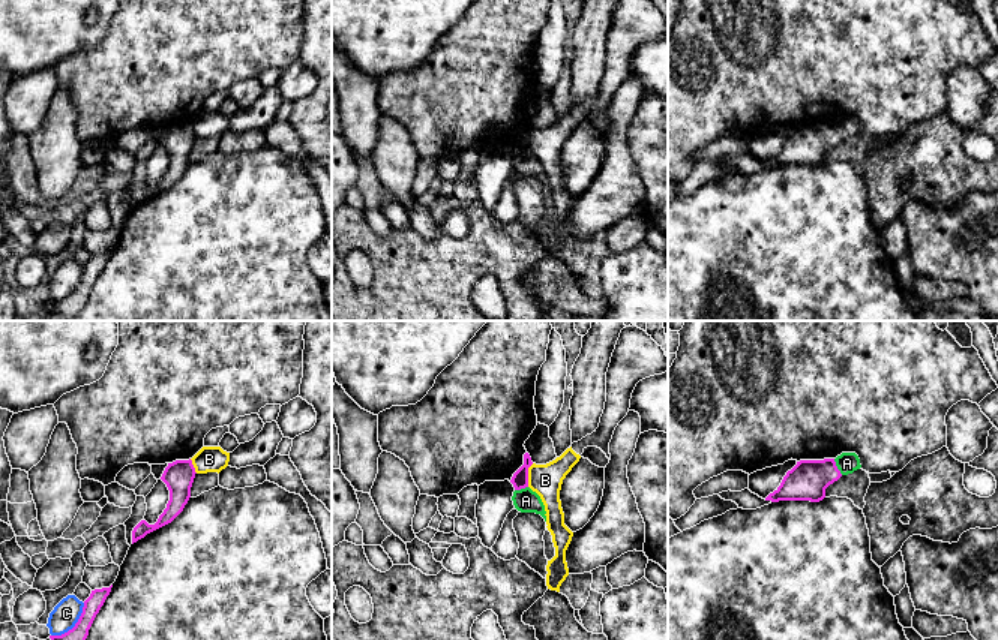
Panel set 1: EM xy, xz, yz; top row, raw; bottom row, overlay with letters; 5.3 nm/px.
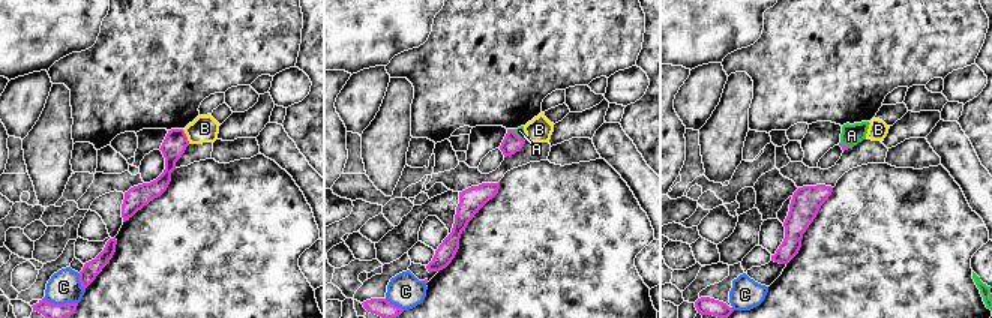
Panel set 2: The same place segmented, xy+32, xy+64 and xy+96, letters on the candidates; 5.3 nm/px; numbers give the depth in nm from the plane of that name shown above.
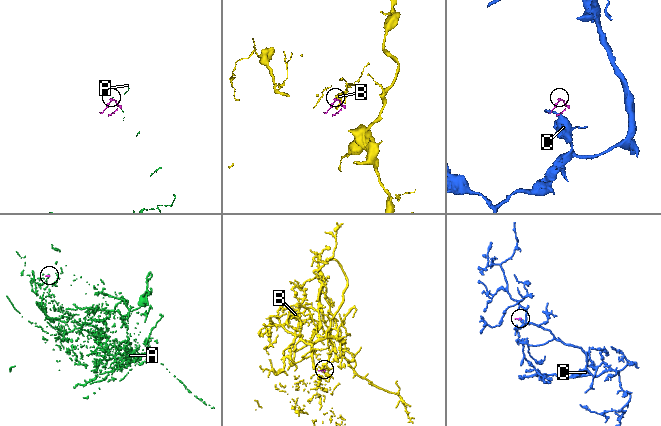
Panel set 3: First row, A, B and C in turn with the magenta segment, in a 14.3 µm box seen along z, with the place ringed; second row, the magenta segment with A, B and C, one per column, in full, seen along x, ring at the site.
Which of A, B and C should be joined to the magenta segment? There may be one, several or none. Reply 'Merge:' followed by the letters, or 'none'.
Merge: A

